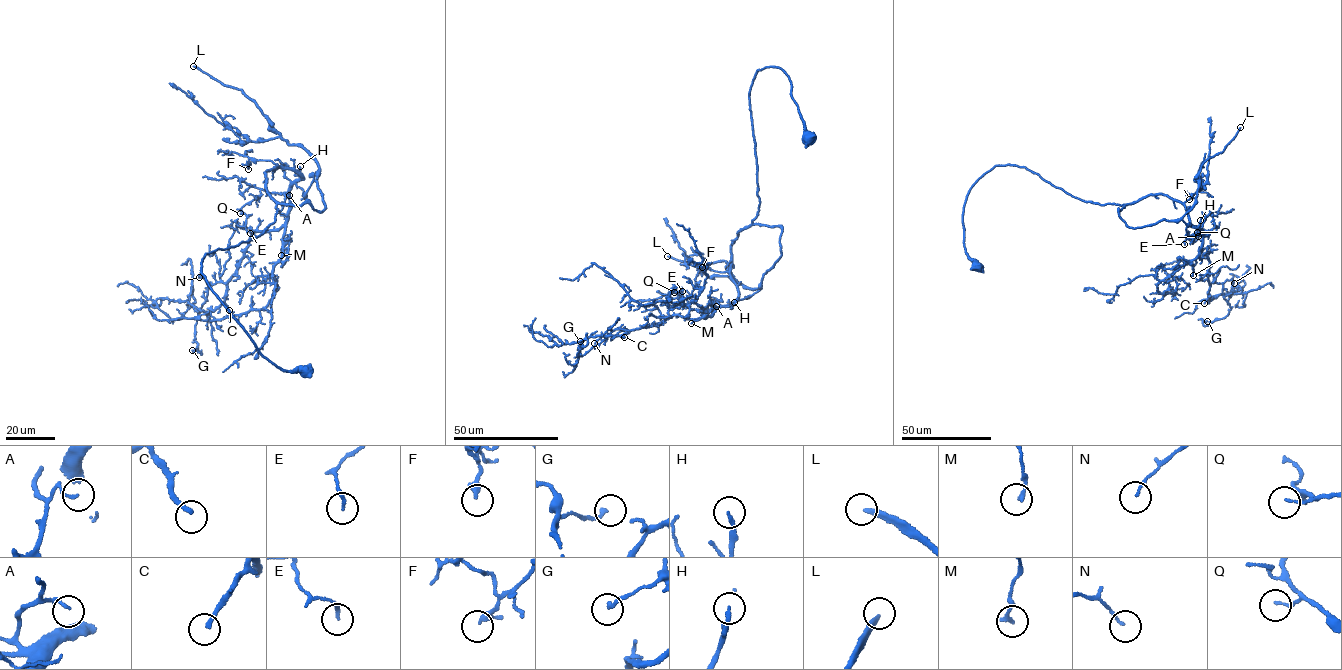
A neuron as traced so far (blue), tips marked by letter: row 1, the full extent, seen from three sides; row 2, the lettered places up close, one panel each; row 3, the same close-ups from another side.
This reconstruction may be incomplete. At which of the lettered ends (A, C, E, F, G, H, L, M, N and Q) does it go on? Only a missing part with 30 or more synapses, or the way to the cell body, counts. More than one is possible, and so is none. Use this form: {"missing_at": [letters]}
{"missing_at": ["C", "H", "L"]}

